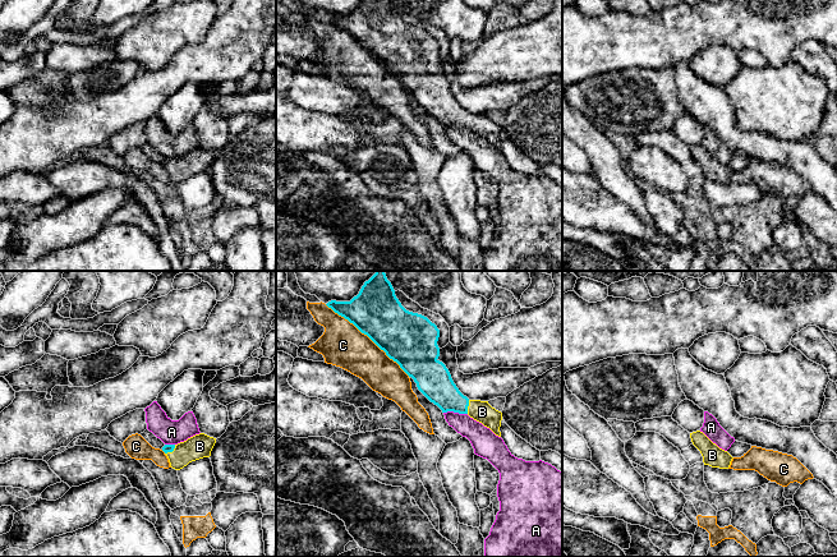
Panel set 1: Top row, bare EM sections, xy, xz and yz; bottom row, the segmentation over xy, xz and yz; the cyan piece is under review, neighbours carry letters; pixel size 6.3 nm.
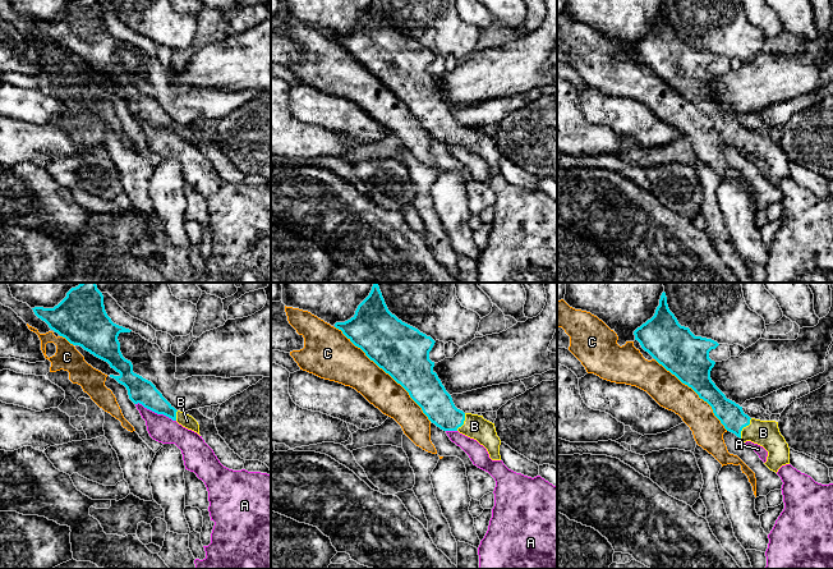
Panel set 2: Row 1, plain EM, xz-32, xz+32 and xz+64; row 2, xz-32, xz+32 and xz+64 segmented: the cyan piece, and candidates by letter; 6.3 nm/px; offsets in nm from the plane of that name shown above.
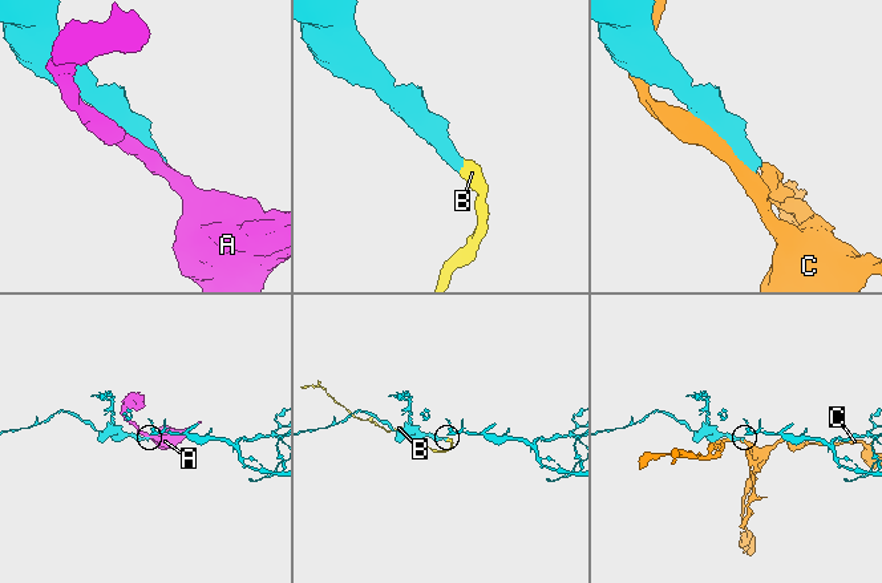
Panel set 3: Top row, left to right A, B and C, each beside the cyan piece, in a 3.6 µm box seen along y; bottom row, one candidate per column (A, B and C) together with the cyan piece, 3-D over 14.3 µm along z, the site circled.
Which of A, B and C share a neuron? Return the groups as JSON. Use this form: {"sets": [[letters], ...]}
{"sets": [["A"], ["B"], ["C"]]}

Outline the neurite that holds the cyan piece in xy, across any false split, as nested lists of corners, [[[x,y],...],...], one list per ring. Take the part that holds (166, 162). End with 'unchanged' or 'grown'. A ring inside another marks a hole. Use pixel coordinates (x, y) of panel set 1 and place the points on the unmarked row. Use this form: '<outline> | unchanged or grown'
[[[199,147],[178,158],[165,158],[162,165],[167,170],[170,180],[180,184],[192,175],[210,171],[215,157],[216,152]]] | grown

